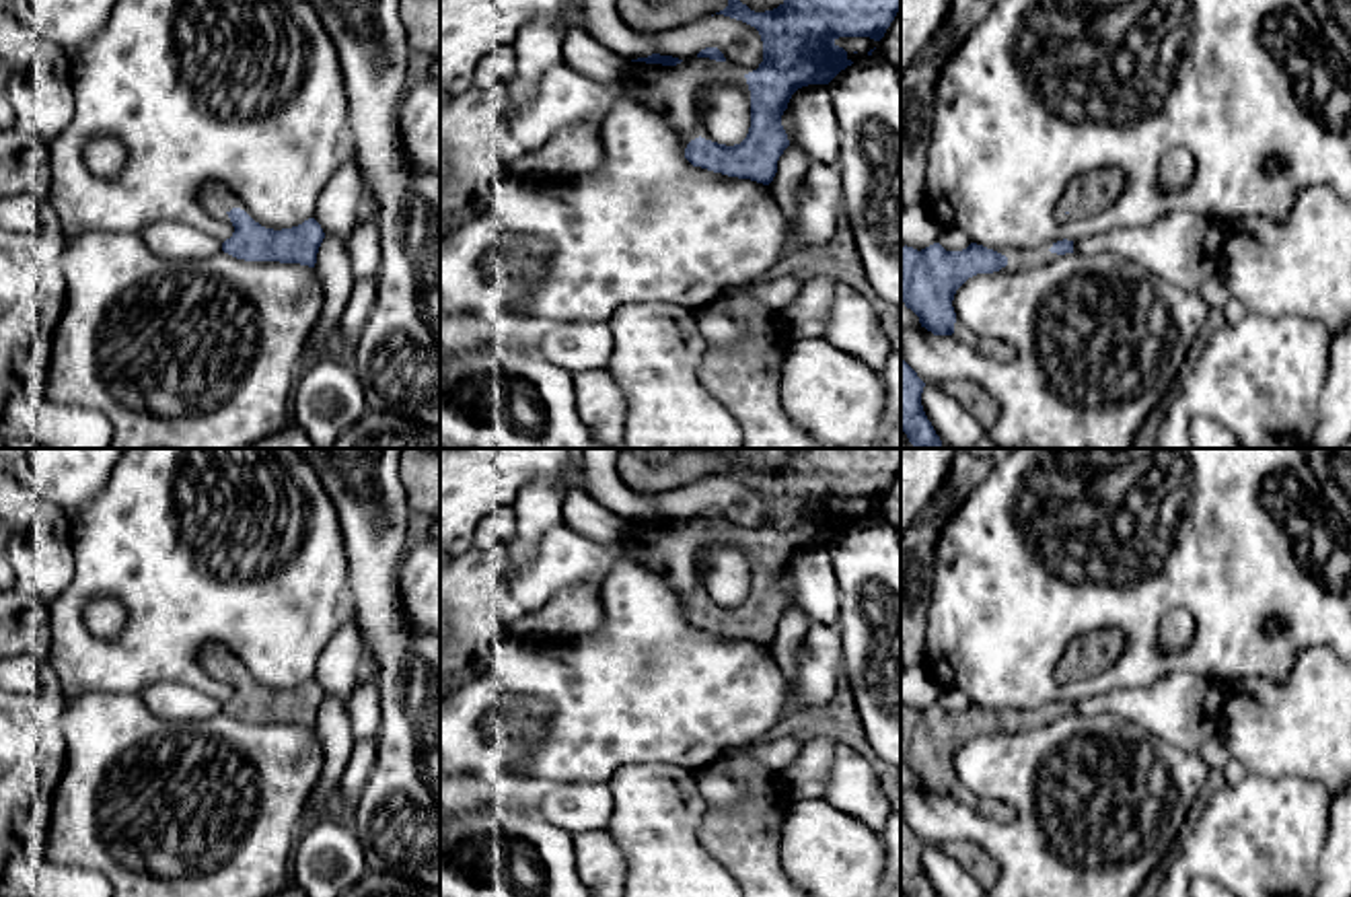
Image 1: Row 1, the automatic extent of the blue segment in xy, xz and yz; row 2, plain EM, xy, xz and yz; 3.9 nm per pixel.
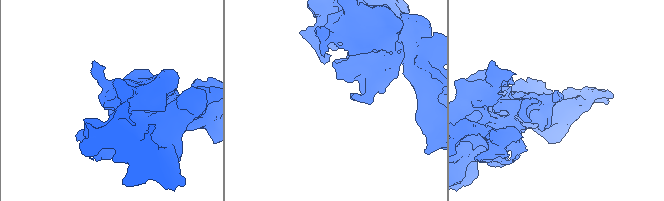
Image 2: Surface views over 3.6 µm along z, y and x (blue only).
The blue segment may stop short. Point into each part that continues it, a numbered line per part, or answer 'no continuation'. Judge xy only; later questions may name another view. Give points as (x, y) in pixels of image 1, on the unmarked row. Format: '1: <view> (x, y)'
no continuation

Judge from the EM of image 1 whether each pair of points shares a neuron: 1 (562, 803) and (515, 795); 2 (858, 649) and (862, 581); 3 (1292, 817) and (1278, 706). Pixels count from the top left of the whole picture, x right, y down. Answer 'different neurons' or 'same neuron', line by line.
1: different neurons
2: same neuron
3: different neurons

